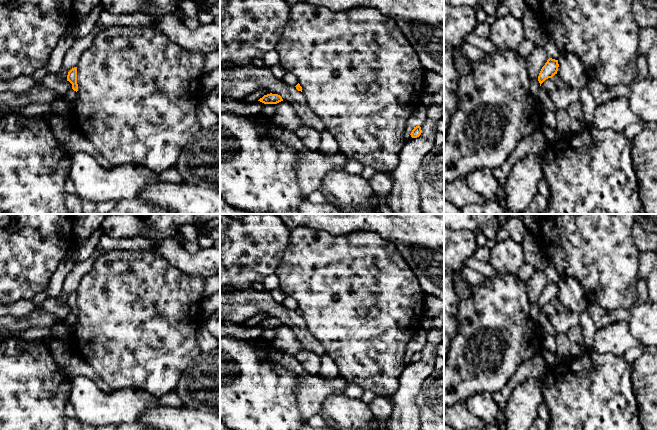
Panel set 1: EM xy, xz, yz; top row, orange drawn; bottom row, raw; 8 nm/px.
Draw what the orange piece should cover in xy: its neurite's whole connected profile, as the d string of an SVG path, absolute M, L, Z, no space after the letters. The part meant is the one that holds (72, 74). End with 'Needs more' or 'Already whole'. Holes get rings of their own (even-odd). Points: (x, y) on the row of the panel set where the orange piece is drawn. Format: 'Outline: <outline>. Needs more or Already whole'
Outline: M77 67L72 68L67 75L67 81L72 84L72 89L74 91L78 91L78 84L77 84Z. Already whole

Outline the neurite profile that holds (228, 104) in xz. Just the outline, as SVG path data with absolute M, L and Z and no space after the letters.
M226 97L220 101L220 113L232 112L242 116L259 115L265 105L260 101L246 104L232 97Z

